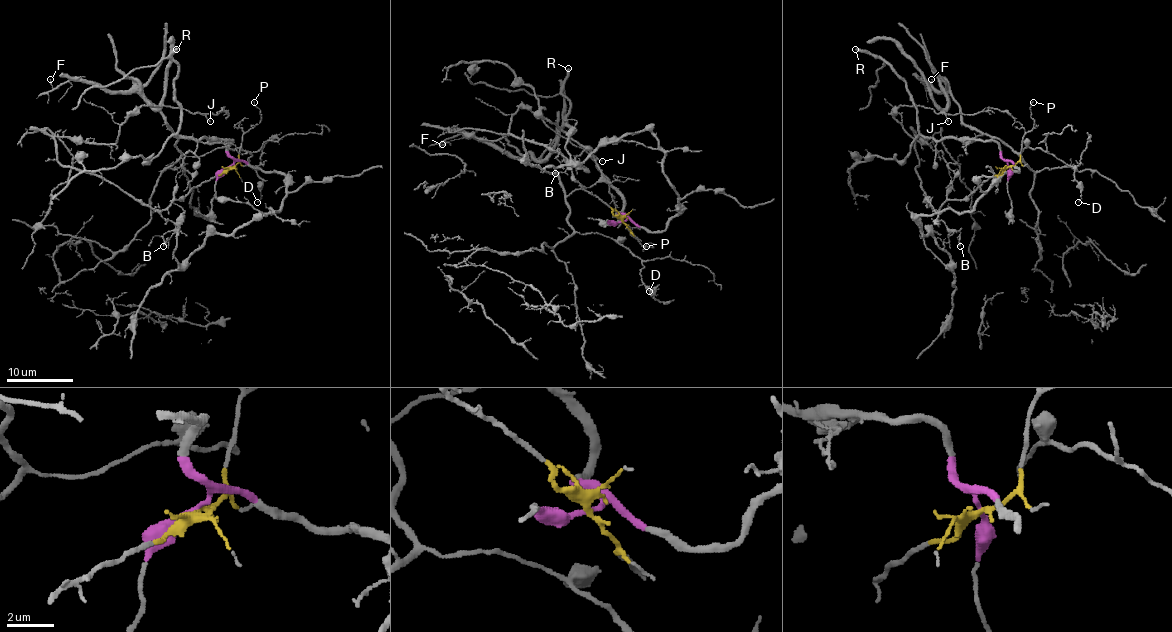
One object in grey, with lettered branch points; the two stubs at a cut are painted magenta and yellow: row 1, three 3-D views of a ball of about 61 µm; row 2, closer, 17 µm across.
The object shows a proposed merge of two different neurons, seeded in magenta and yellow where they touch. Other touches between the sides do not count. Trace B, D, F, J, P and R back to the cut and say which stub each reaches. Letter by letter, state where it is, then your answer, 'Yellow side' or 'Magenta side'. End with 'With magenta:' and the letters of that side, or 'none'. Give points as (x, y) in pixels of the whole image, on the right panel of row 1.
B: Place: (960, 246). Yellow side
D: Place: (1078, 202). Magenta side
F: Place: (931, 79). Magenta side
J: Place: (948, 121). Yellow side
P: Place: (1033, 102). Yellow side
R: Place: (855, 49). Magenta side
With magenta: D, F, R

